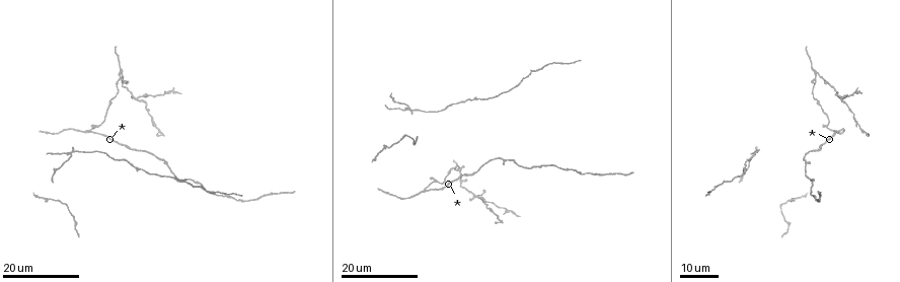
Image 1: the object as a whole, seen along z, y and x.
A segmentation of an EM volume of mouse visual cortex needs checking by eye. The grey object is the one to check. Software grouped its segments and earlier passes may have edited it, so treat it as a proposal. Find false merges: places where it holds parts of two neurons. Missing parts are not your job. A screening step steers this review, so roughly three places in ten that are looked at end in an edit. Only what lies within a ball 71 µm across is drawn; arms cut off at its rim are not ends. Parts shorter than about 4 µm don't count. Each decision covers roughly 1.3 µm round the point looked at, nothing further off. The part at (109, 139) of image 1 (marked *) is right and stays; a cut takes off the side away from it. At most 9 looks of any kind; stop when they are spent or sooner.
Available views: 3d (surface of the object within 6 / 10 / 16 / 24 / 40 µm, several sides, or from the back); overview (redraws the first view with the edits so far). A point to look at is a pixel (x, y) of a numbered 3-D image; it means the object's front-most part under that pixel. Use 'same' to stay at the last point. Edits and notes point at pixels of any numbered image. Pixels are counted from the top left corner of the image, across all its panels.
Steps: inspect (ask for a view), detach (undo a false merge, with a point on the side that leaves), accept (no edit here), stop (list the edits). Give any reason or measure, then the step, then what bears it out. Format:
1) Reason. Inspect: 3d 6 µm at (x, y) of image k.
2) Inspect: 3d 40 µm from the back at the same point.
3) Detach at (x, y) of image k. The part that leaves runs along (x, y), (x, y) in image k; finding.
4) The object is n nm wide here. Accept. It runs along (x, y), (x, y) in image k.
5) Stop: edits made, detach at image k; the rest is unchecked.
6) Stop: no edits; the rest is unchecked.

Sudden change in width. Inspect: 3d 16 µm at (460, 175) of image 1.

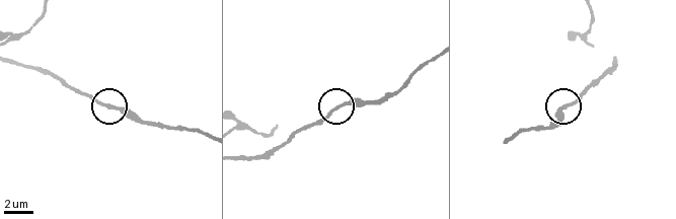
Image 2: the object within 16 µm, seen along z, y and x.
Closer look. Inspect: 3d 6 µm at (338, 105) of image 2.

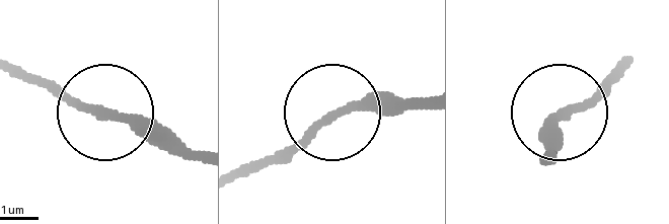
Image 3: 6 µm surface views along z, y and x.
Inspect: 3d 6 µm from the back at (108, 113) of image 3.

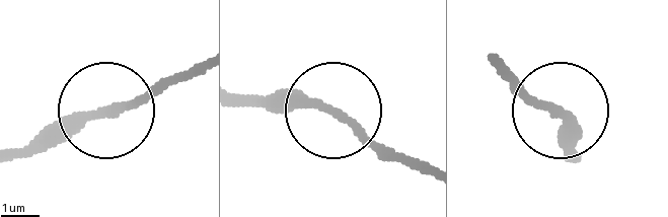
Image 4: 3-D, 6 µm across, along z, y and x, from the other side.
Accept. It runs along (430, 173), (381, 157), (322, 110), (245, 102) in image 4; continuous, no second neuron.

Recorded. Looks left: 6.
Three-way junction. Inspect: 3d 16 µm at (822, 105) of image 1.

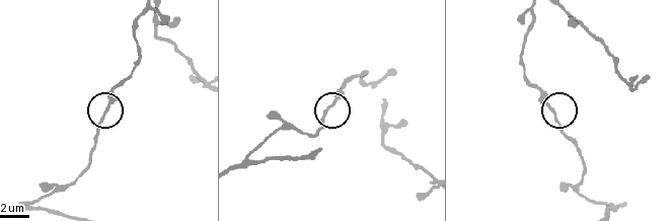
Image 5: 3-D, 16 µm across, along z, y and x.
Inspect: 3d 6 µm at (106, 107) of image 5.

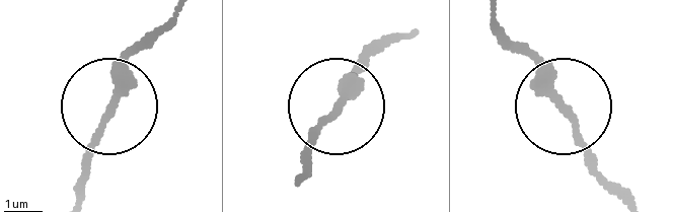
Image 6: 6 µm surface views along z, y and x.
3 arms meet here. Accept. It runs along (626, 200), (568, 103), (494, 19) in image 6; all the same neuron.

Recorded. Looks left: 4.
Inspect: 3d 24 µm at (811, 65) of image 1.

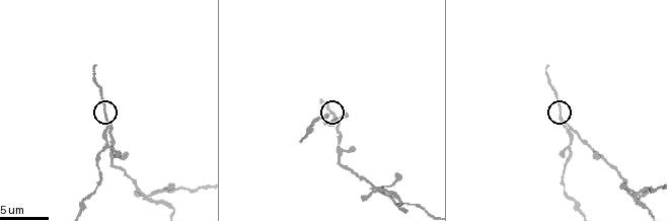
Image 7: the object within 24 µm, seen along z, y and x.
Inspect: 3d 10 µm at (334, 112) of image 7.

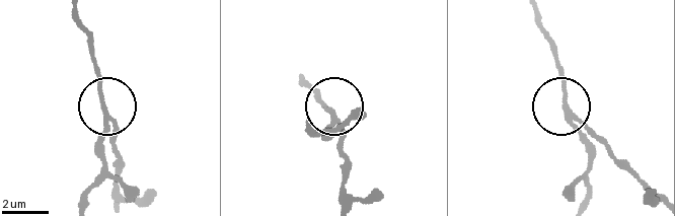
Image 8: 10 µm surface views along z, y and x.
Detach at (340, 136) of image 8. The part that leaves runs along (102, 108), (114, 129), (114, 199) in image 8; two neurons meet here.

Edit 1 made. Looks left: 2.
Stop: edits made, detach at image 8; the rest is unchecked.

